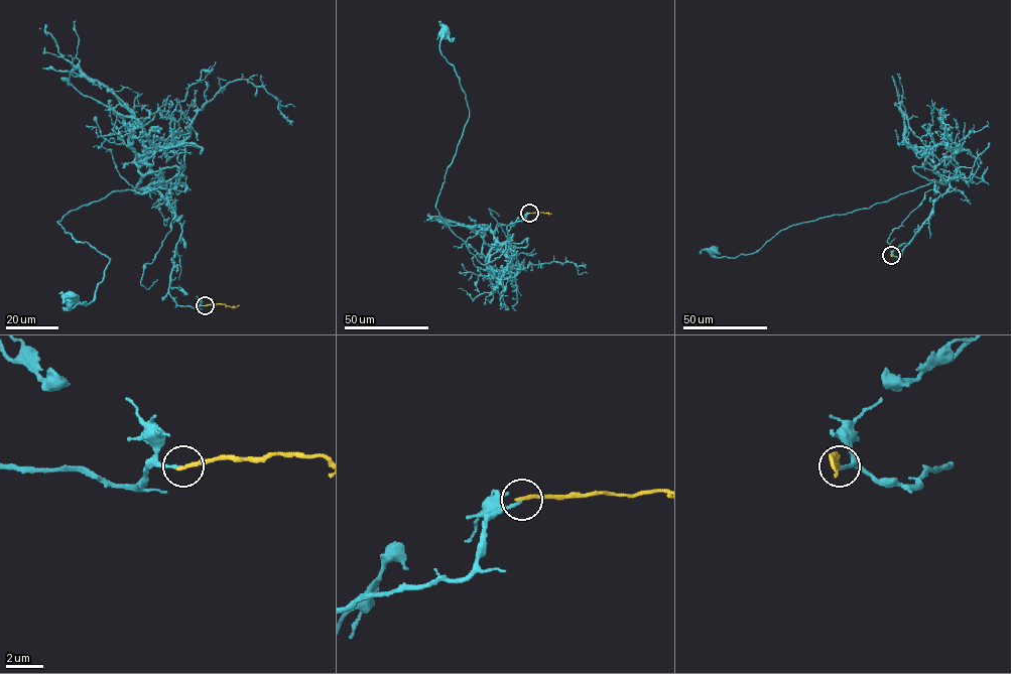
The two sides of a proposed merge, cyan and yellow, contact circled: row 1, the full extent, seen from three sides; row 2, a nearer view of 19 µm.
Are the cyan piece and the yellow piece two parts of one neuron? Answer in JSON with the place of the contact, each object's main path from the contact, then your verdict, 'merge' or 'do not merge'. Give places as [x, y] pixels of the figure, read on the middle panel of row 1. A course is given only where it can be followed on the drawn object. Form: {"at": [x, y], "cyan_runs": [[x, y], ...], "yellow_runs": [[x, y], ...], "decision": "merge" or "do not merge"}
{"at": [529, 213], "cyan_runs": [[529, 213], [507, 226], [515, 254], [494, 271], [512, 234], [482, 265], [435, 208], [469, 116], [446, 34]], "yellow_runs": [[529, 213], [551, 214]], "decision": "merge"}

